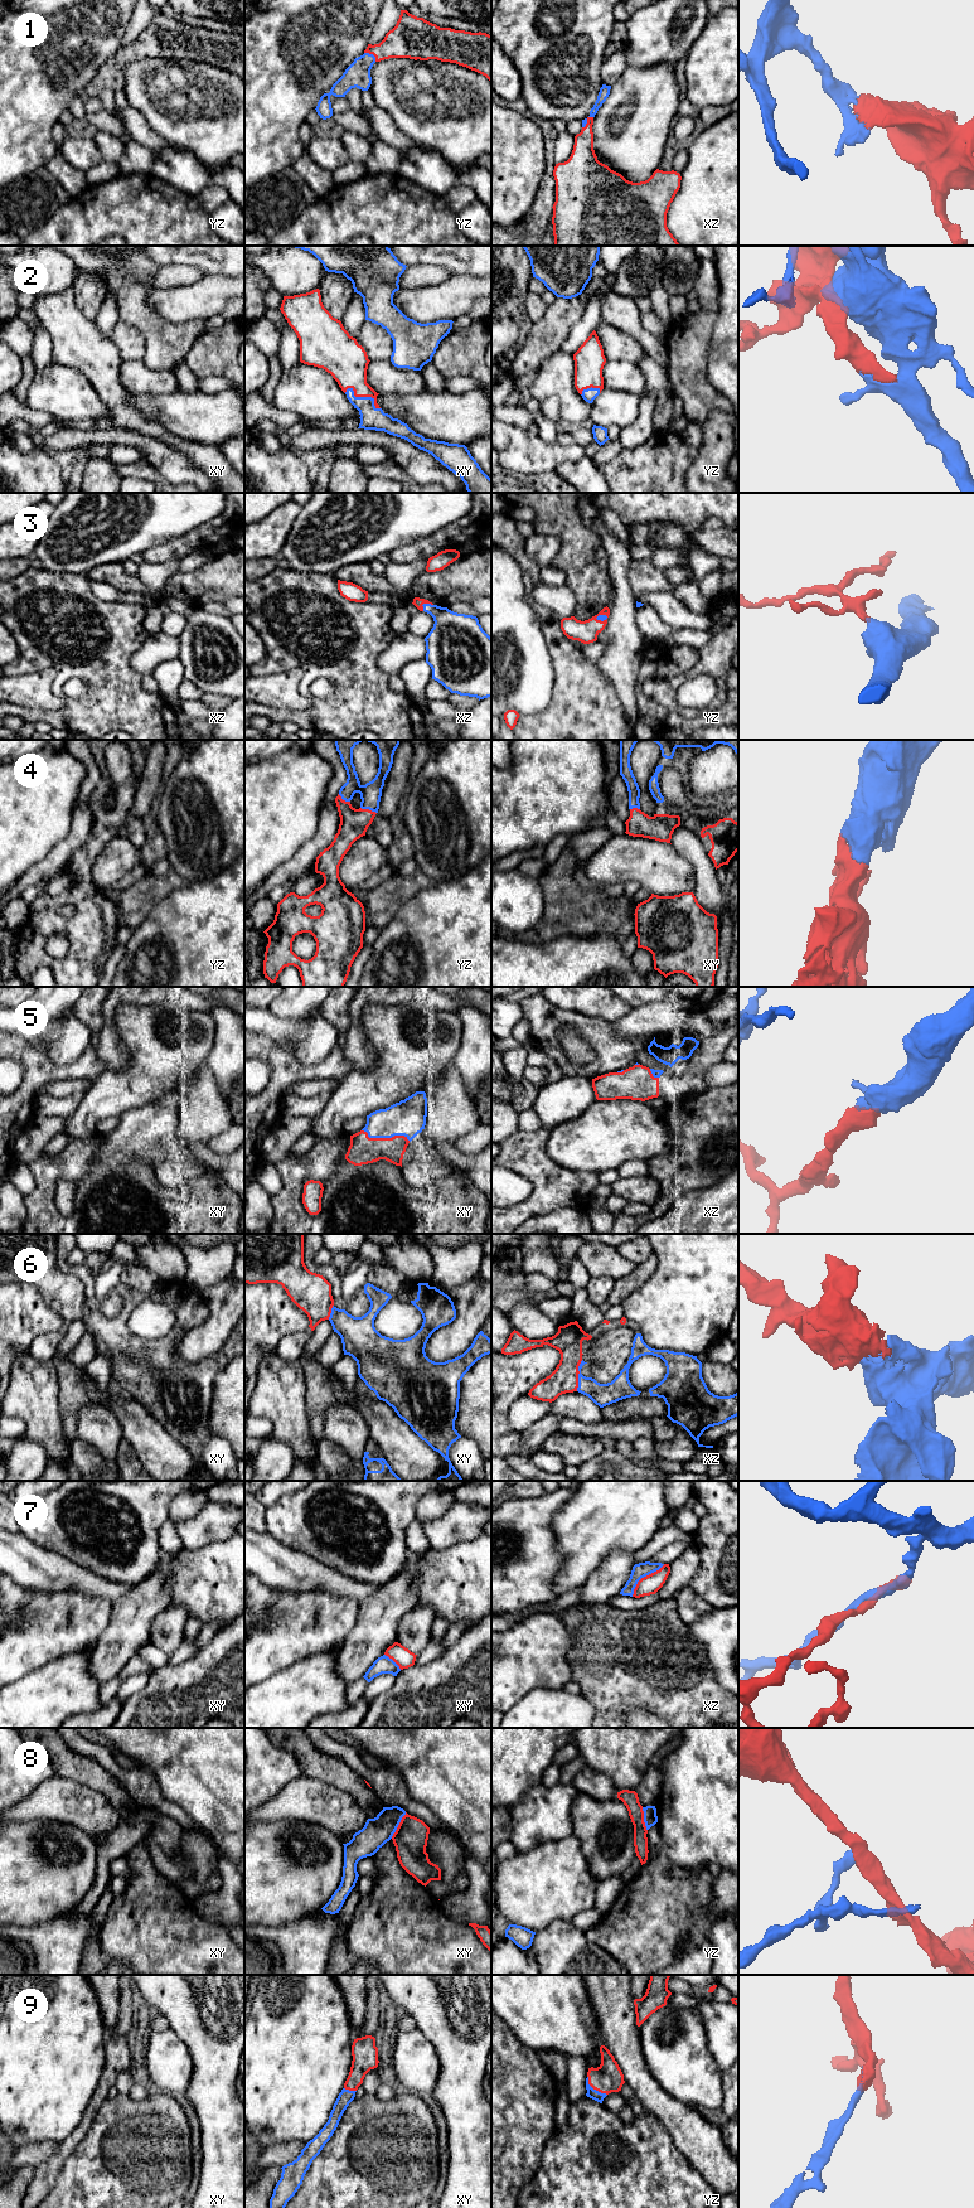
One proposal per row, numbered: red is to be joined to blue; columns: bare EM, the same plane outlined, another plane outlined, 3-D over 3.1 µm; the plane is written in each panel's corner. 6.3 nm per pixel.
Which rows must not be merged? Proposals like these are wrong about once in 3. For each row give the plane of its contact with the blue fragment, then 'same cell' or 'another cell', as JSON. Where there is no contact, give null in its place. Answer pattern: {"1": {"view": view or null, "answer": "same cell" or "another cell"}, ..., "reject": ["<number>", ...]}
{"1": {"view": "yz", "answer": "same cell"}, "2": {"view": "xy", "answer": "same cell"}, "3": {"view": "xz", "answer": "same cell"}, "4": {"view": "yz", "answer": "same cell"}, "5": {"view": "xy", "answer": "same cell"}, "6": {"view": "xz", "answer": "same cell"}, "7": {"view": "xz", "answer": "another cell"}, "8": {"view": "xy", "answer": "another cell"}, "9": {"view": "yz", "answer": "same cell"}, "reject": ["7", "8"]}

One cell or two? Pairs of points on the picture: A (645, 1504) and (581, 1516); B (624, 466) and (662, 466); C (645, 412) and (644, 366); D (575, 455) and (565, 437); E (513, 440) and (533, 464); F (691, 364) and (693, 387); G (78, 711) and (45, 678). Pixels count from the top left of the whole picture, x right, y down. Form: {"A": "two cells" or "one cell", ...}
{"A": "one cell", "B": "one cell", "C": "one cell", "D": "two cells", "E": "one cell", "F": "one cell", "G": "two cells"}

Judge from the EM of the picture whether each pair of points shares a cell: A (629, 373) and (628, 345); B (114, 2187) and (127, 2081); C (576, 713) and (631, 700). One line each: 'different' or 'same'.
A: different
B: different
C: different

